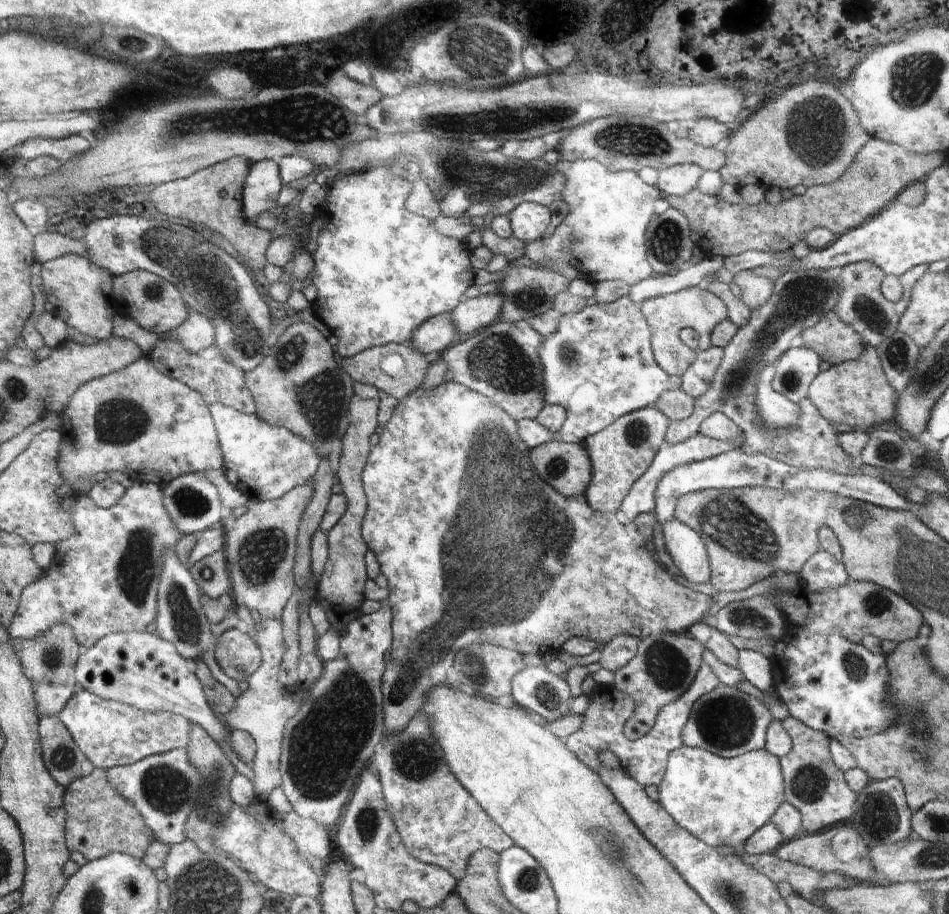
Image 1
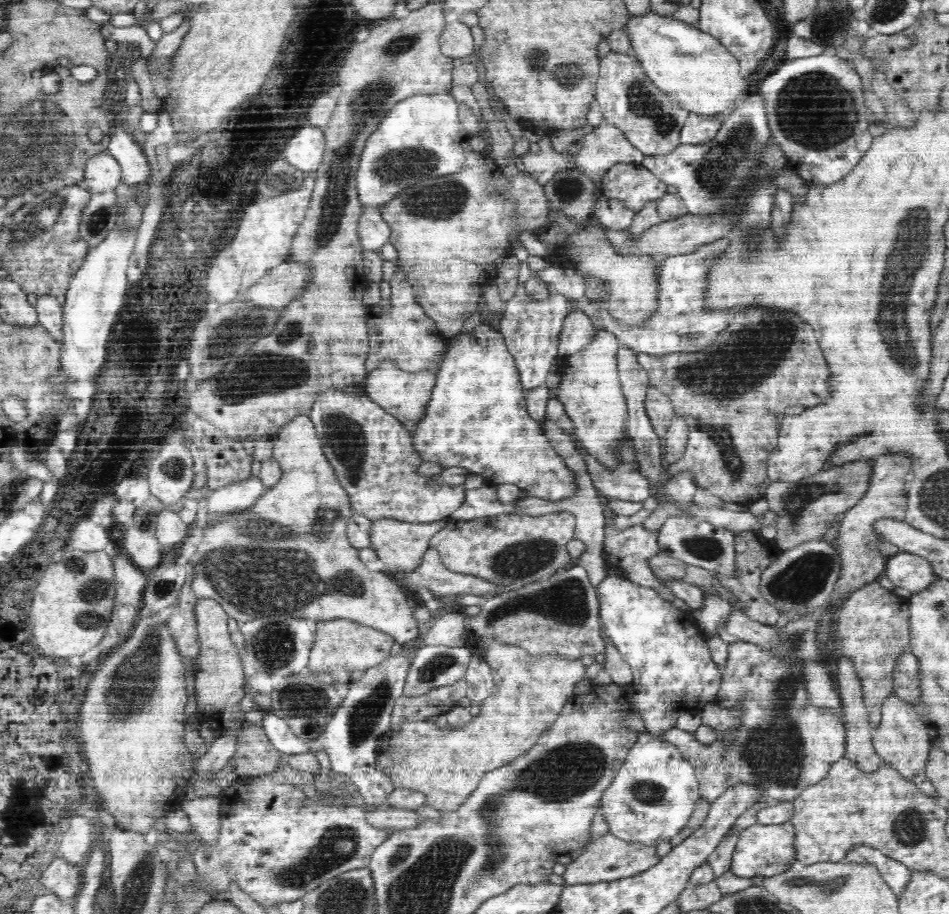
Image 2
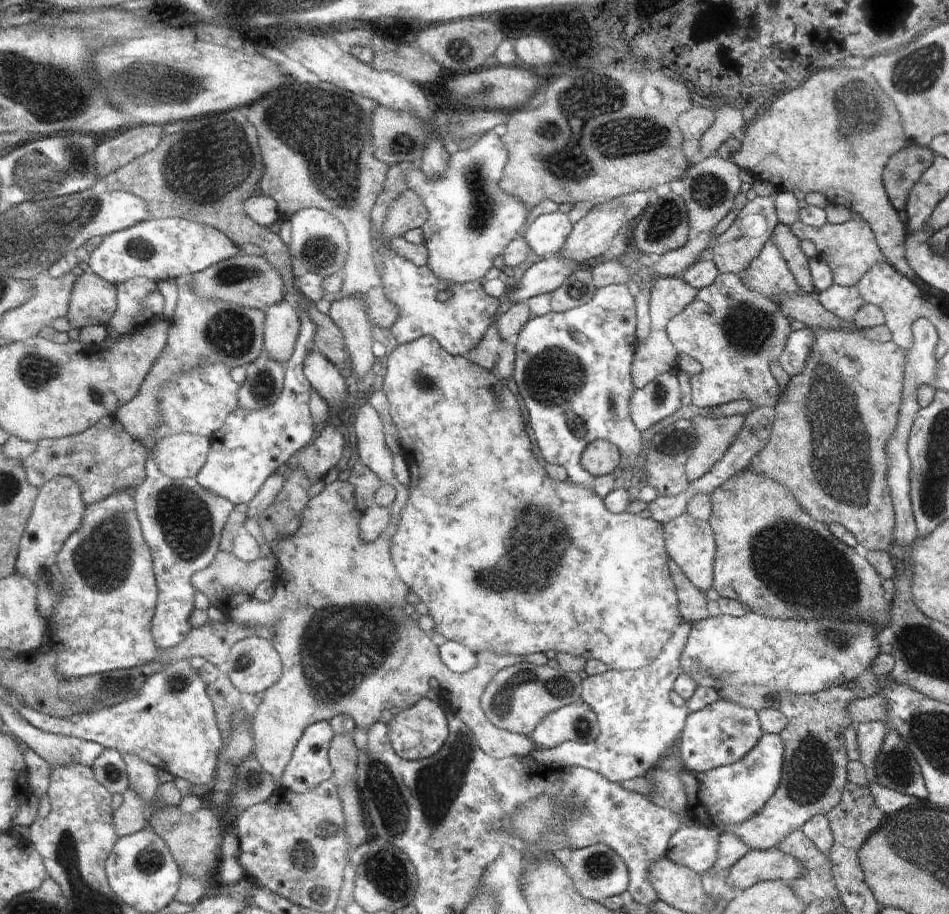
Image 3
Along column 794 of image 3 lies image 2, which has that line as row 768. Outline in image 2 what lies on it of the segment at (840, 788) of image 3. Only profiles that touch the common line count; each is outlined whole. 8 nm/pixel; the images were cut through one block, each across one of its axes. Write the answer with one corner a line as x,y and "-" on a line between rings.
821,610
812,615
798,615
785,626
777,628
780,640
775,651
746,641
737,640
728,644
728,660
723,668
723,677
716,696
716,704
722,708
732,708
741,700
741,719
739,725
731,734
733,739
727,747
722,745
720,737
711,744
704,745
696,740
692,733
670,728
662,734
662,739
678,747
682,757
692,767
699,784
699,794
712,803
724,794
730,786
738,782
751,783
763,790
763,796
770,803
792,801
799,797
807,786
815,785
823,780
831,769
832,763
845,757
846,729
842,717
832,713
830,709
820,709
810,703
808,691
804,685
804,668
808,662
824,660
822,647
818,641
818,626
820,626

